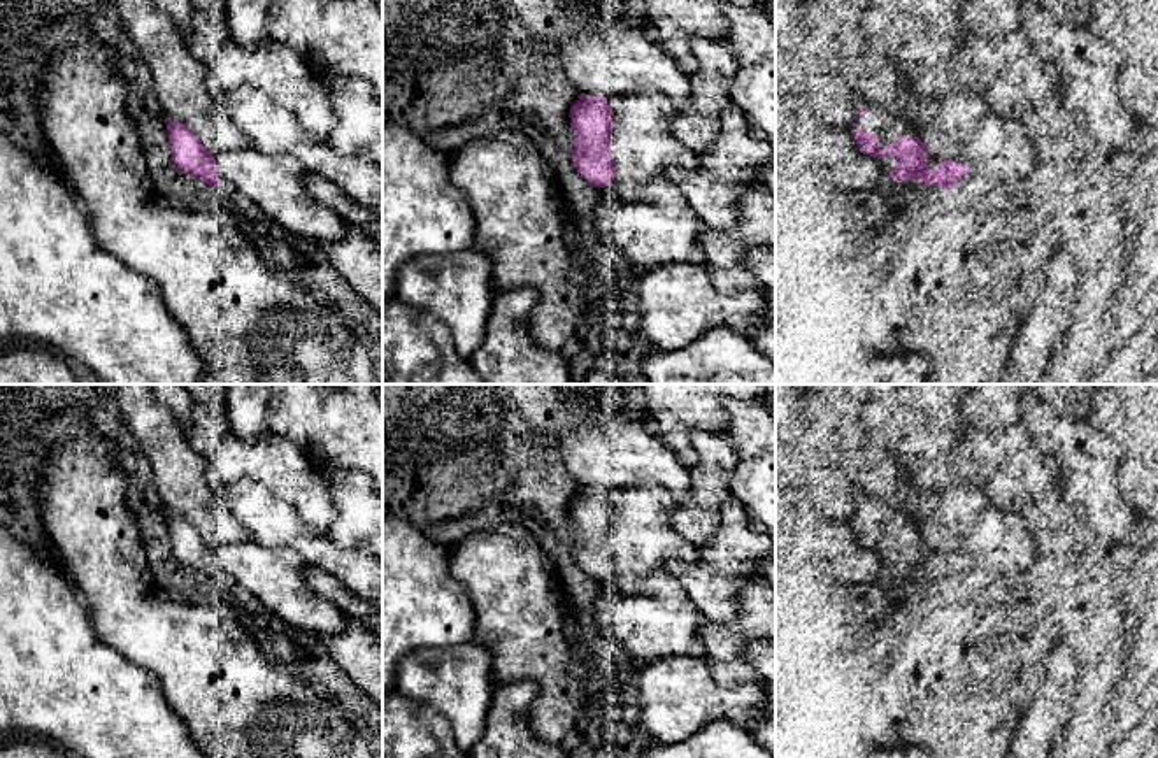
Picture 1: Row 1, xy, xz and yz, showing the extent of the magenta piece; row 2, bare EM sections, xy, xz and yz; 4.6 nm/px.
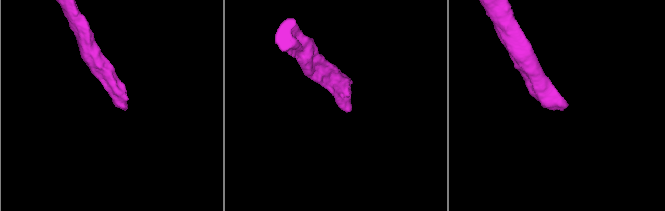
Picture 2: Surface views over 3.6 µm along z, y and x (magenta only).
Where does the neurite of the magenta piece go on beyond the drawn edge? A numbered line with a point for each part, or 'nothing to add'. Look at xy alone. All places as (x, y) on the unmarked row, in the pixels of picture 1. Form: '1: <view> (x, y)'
1: xy (272, 578)

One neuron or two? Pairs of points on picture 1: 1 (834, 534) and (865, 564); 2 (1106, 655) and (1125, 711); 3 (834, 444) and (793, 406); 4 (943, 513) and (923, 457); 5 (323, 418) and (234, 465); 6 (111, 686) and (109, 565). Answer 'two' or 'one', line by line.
1: one
2: two
3: two
4: two
5: two
6: two

